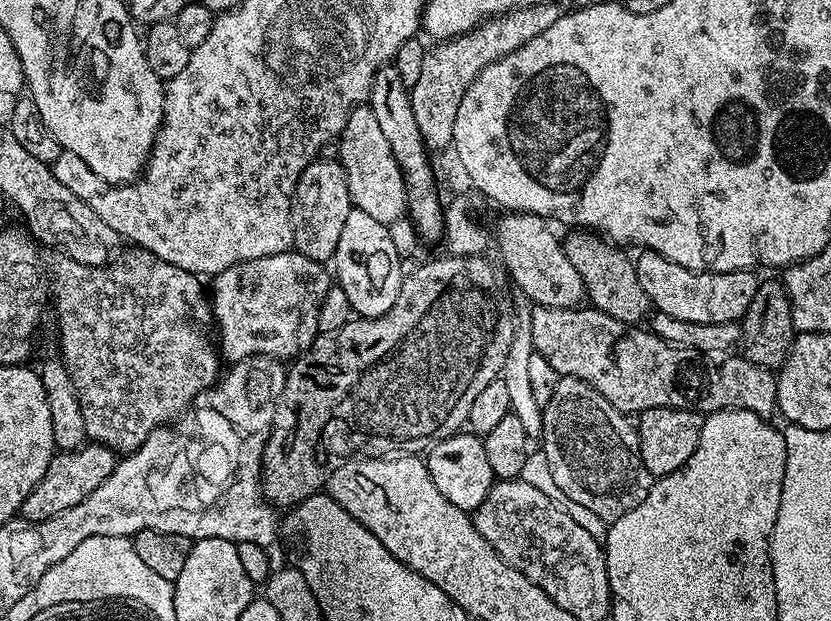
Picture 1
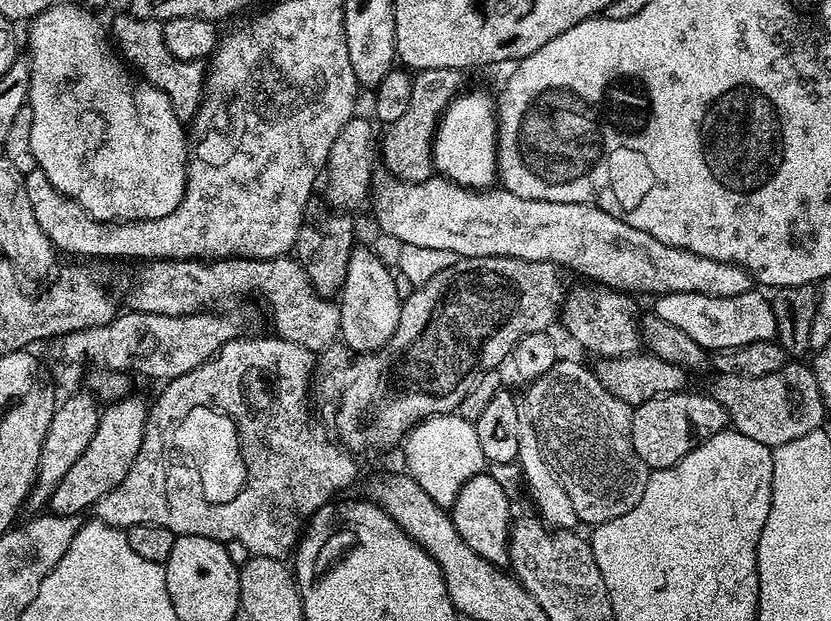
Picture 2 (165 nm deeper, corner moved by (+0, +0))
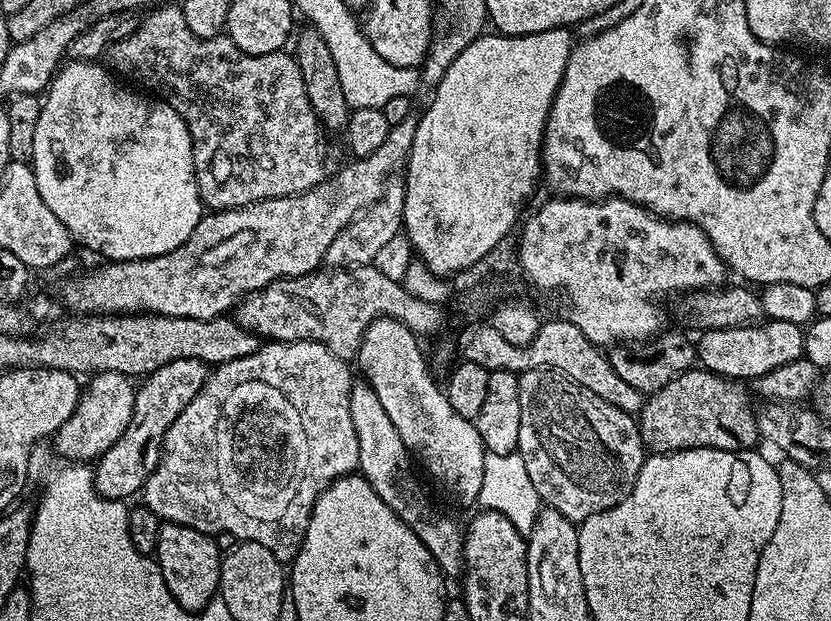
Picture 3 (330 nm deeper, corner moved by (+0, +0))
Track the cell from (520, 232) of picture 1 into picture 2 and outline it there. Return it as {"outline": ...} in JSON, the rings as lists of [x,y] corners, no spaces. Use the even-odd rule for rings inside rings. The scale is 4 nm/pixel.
{"outline":[[[588,286],[592,288],[576,288],[564,297],[564,306],[560,309],[559,323],[564,323],[566,331],[572,335],[576,344],[581,344],[588,352],[593,352],[593,357],[607,358],[609,356],[635,356],[642,348],[642,324],[636,320],[636,308],[632,305],[633,297],[623,294],[612,288],[603,286]]]}

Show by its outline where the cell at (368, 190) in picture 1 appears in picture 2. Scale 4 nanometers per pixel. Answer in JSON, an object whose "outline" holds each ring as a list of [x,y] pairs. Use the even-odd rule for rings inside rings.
{"outline":[[[395,178],[387,179],[375,181],[370,193],[370,204],[376,207],[376,220],[381,230],[393,236],[401,245],[409,243],[427,249],[450,250],[459,258],[509,256],[534,262],[550,262],[565,269],[568,267],[580,276],[589,276],[592,279],[589,281],[623,294],[678,292],[734,298],[734,294],[746,294],[754,288],[754,281],[747,268],[718,262],[714,258],[702,258],[702,254],[694,254],[678,246],[666,246],[666,242],[658,242],[654,234],[646,234],[646,230],[634,230],[634,226],[626,226],[626,222],[614,218],[614,214],[606,214],[606,210],[593,204],[518,198],[518,194],[510,194],[500,186],[491,190],[473,190],[463,184],[454,184],[447,178],[433,178],[417,184],[405,184]]]}

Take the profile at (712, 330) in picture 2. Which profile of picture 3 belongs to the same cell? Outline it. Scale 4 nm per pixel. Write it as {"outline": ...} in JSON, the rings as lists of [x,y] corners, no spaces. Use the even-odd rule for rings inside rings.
{"outline":[[[765,319],[737,328],[709,328],[699,335],[700,340],[695,341],[699,363],[729,380],[755,382],[762,374],[778,370],[778,366],[786,366],[786,362],[804,355],[804,328],[794,322]]]}

